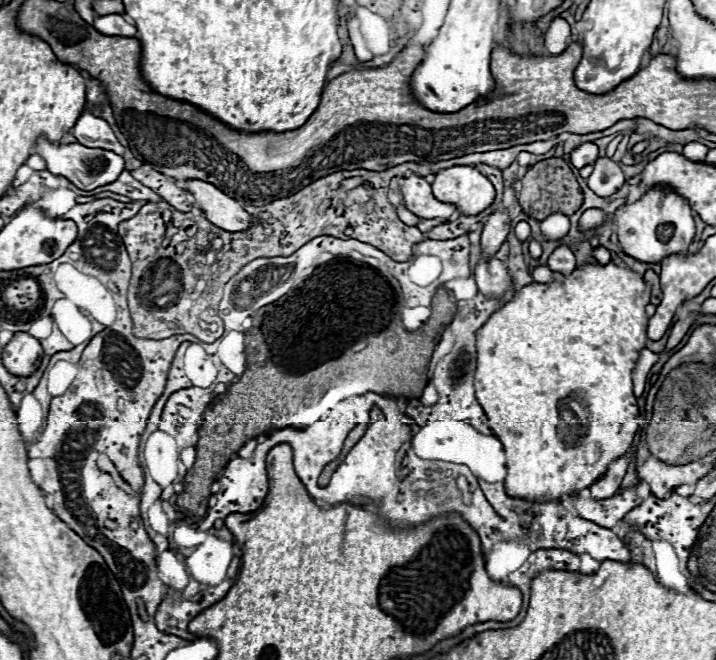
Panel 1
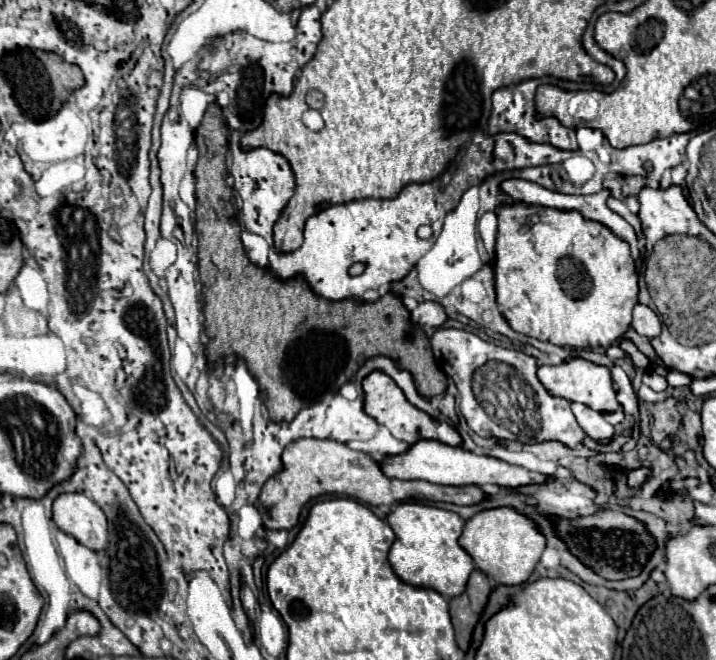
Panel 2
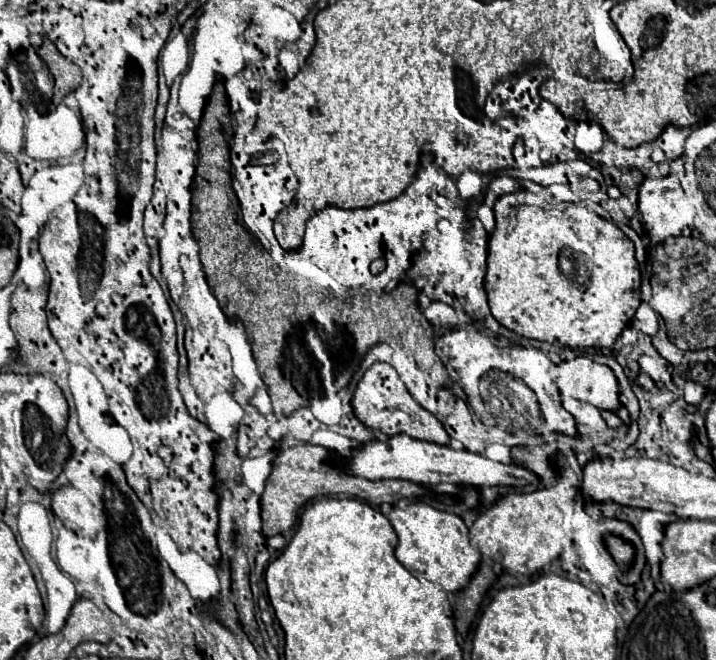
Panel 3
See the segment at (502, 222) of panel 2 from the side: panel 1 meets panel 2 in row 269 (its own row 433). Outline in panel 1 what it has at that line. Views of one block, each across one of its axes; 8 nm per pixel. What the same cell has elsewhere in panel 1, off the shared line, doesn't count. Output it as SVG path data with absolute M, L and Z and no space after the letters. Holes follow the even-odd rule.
M614 262L604 264L582 264L576 266L568 276L554 272L550 284L526 284L520 288L510 302L506 302L502 308L498 308L488 322L478 330L478 368L476 368L476 398L488 418L488 424L492 432L498 436L498 440L504 444L506 452L506 492L514 498L524 498L524 500L550 500L550 498L560 498L562 494L574 494L584 488L588 488L600 474L606 472L606 466L622 456L638 430L638 406L636 398L632 394L632 370L636 368L636 360L640 356L640 350L646 346L646 304L650 304L650 284L634 270L616 266Z

